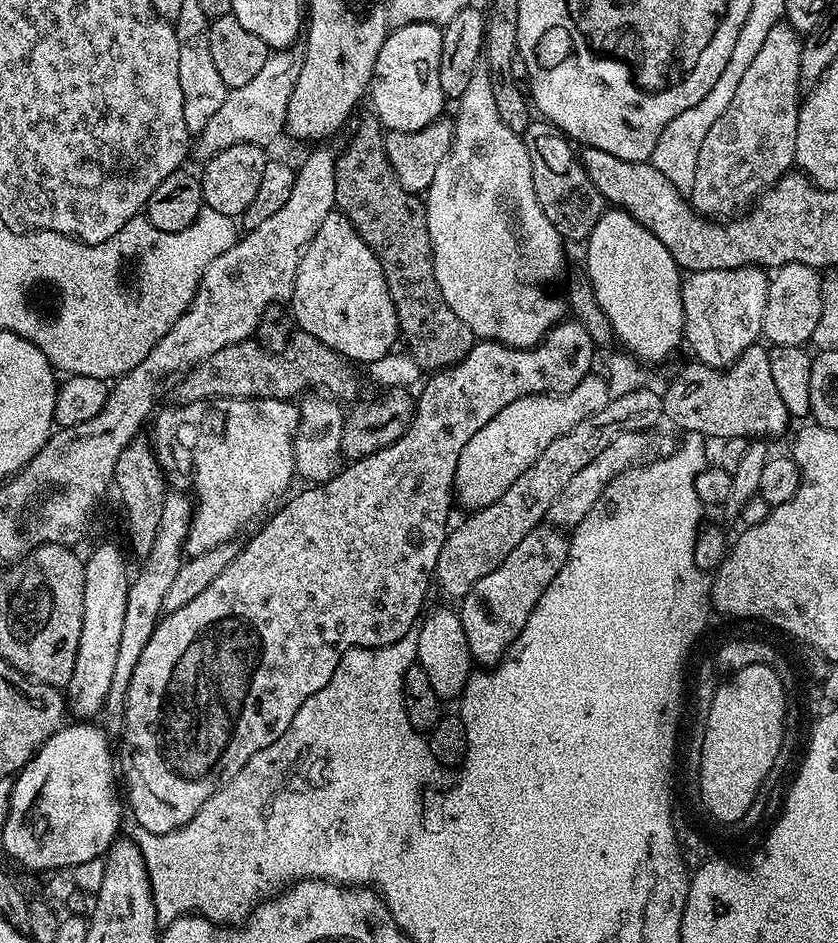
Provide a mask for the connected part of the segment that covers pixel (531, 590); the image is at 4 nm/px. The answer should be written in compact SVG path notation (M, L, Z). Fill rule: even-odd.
M541 526L530 530L530 534L526 534L526 538L522 538L522 542L518 542L518 546L514 546L514 550L506 554L502 566L498 566L498 570L490 570L486 578L474 582L472 589L459 601L462 630L466 630L466 642L470 642L470 654L477 665L495 666L503 660L518 634L522 634L522 626L526 626L534 606L538 606L538 598L542 598L546 586L554 582L558 570L562 570L568 557L569 537L560 532L563 531L556 526Z

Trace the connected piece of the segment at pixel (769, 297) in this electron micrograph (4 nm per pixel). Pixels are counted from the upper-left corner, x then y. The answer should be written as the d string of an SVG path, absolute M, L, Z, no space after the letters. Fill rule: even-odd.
M783 264L771 273L766 294L766 314L762 318L762 336L769 345L807 345L821 314L822 276L817 269L805 264Z

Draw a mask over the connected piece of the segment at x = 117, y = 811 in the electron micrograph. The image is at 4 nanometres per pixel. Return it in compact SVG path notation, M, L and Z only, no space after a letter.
M68 722L57 728L56 733L36 751L36 755L12 780L8 822L2 828L4 848L10 859L17 860L22 867L32 872L71 870L82 862L101 859L121 835L120 819L126 816L126 812L122 807L121 793L120 796L116 793L118 772L114 767L113 749L112 752L108 749L109 733L99 723L89 728L84 722L72 723L76 724Z

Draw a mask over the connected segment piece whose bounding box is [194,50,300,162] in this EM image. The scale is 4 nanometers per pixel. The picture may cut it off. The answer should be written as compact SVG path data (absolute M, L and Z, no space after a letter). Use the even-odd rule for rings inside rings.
M288 50L273 51L266 58L266 66L262 66L262 70L258 70L258 74L251 82L246 82L246 86L229 91L226 102L222 102L222 107L216 111L214 118L210 118L210 122L206 122L206 126L195 137L194 156L197 156L200 162L207 162L214 154L226 150L226 146L235 144L269 146L268 144L274 143L279 138L280 132L282 136L285 131L286 106L290 106L290 94L294 90L294 82L298 82L300 73L297 57L292 57L292 54Z

